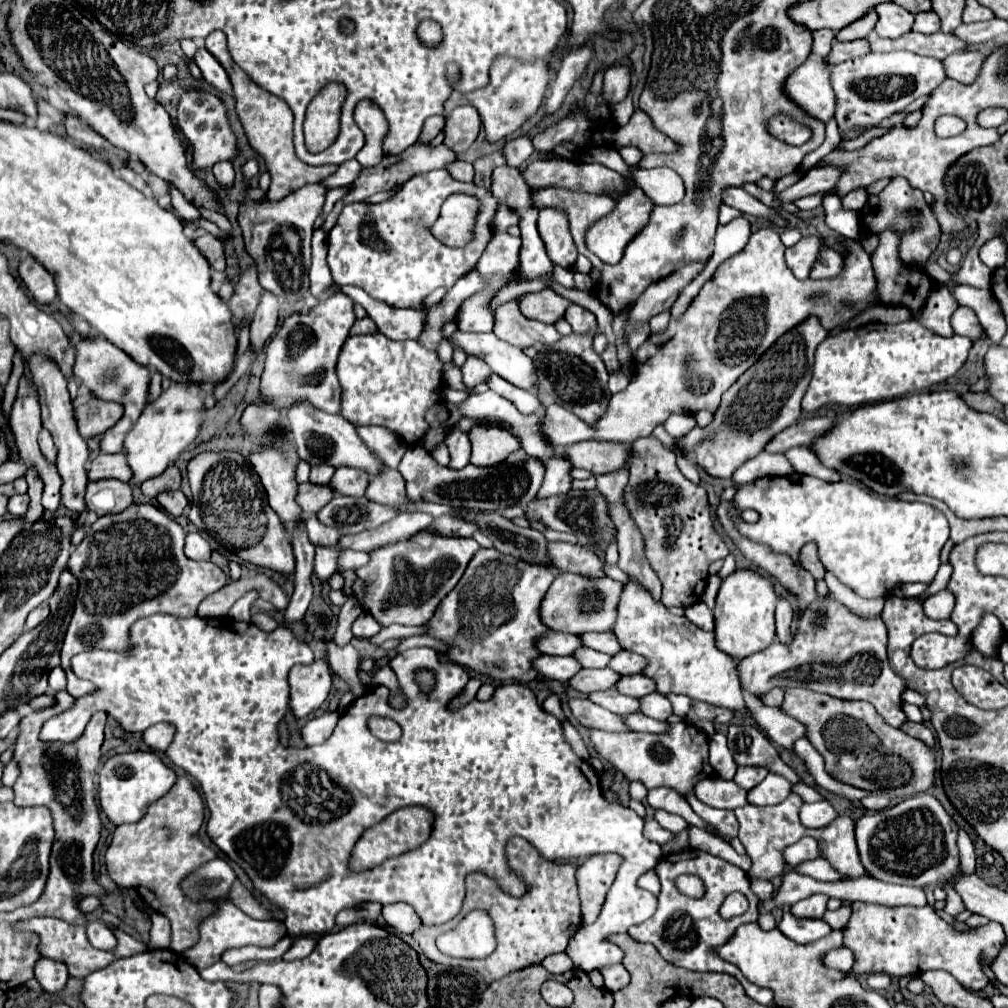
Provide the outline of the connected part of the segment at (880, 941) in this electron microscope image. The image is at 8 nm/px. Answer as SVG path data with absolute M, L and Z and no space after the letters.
M853 902L853 914L847 928L843 928L845 934L845 946L855 952L855 974L871 974L871 972L885 972L889 976L907 976L907 974L919 974L923 970L947 970L955 976L955 980L965 986L967 990L983 990L987 986L987 976L981 970L979 956L983 954L985 960L991 964L995 958L995 952L1001 950L1005 944L1005 932L997 922L989 922L987 926L975 928L971 932L957 932L949 922L945 922L931 906L915 908L915 906L879 906L871 902Z

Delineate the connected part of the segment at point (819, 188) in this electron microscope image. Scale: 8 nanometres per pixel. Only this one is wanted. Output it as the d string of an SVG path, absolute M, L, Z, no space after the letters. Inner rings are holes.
M839 166L811 168L803 174L803 178L797 184L779 192L777 198L783 200L783 202L793 202L801 196L809 196L809 194L815 194L815 192L825 192L825 190L831 190L839 178L841 178Z

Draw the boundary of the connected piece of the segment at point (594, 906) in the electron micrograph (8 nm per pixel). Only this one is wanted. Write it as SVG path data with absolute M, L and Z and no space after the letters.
M597 854L579 866L577 884L585 924L593 924L597 920L621 862L623 858L619 854Z

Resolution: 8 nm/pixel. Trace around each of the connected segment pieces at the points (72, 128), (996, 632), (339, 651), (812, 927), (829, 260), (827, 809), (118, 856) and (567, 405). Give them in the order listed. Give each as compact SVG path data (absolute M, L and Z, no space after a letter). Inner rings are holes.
M68 116L64 123L67 135L74 140L82 140L90 147L99 150L104 148L104 139L97 134L91 127L83 124L81 120L76 117Z
M983 614L979 620L979 626L973 630L973 646L987 656L995 656L995 650L1001 642L1003 626L993 614Z
M333 640L327 642L327 656L329 656L329 664L331 670L341 676L351 693L357 698L366 692L366 687L361 684L357 672L359 672L359 652L357 648L353 648L351 644L347 644L345 648L339 648Z
M785 912L779 922L779 930L787 938L791 938L799 944L809 944L809 942L815 942L815 940L823 938L825 934L829 934L831 926L819 918L797 918L791 912Z
M823 248L811 278L835 278L843 272L843 258L833 248Z
M815 802L815 804L803 804L803 810L799 814L803 826L807 828L825 828L837 818L837 810L829 802Z
M179 776L173 788L159 798L147 810L145 818L131 826L117 826L111 846L107 848L105 860L109 876L121 888L135 888L137 894L147 902L149 908L167 916L173 928L173 952L185 952L199 940L200 922L217 911L215 902L191 902L181 890L181 880L195 872L205 862L217 858L201 838L199 828L203 824L203 800L193 788L189 778Z
M569 334L561 336L553 344L539 344L537 356L533 358L535 376L539 380L539 386L547 392L547 396L563 406L565 410L579 416L583 422L595 422L599 418L611 398L611 392L607 388L609 372L605 364L593 350L593 334Z

